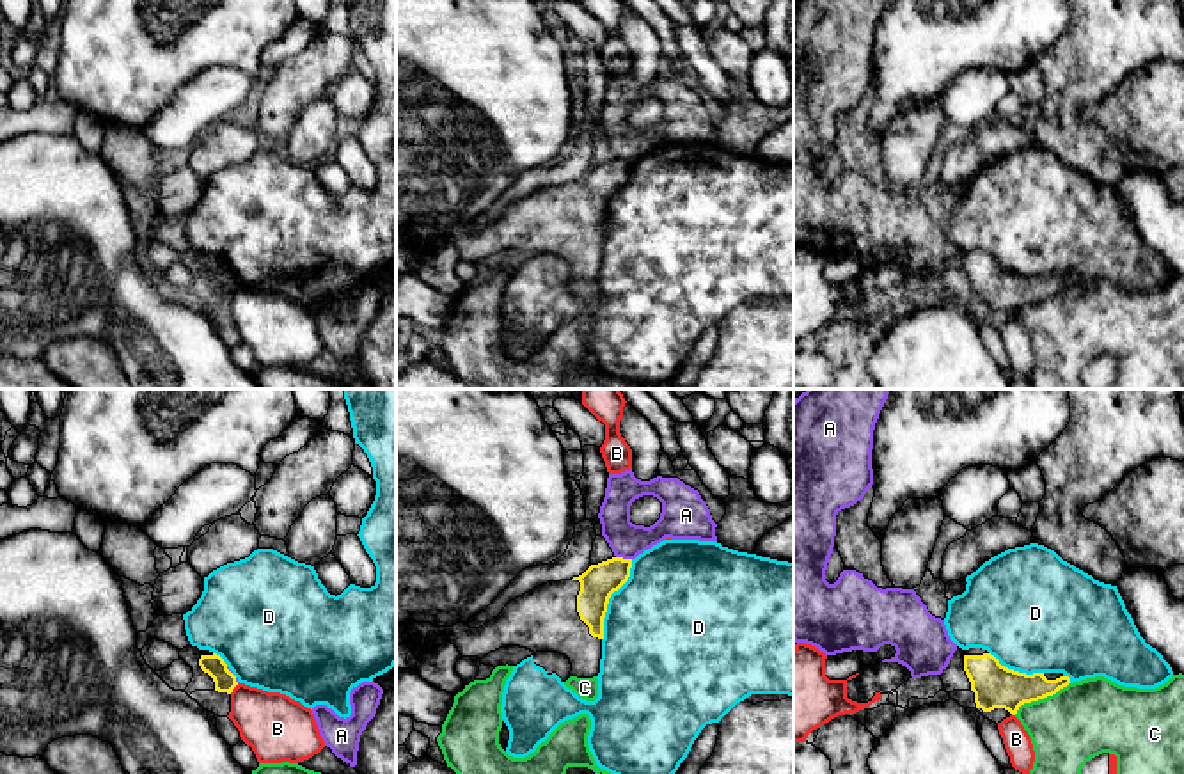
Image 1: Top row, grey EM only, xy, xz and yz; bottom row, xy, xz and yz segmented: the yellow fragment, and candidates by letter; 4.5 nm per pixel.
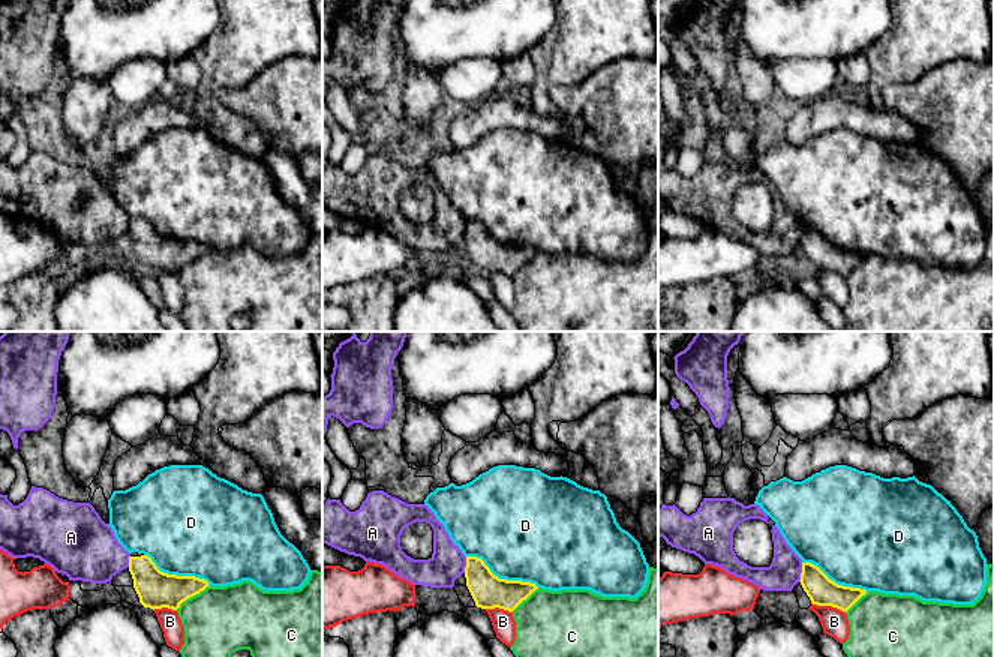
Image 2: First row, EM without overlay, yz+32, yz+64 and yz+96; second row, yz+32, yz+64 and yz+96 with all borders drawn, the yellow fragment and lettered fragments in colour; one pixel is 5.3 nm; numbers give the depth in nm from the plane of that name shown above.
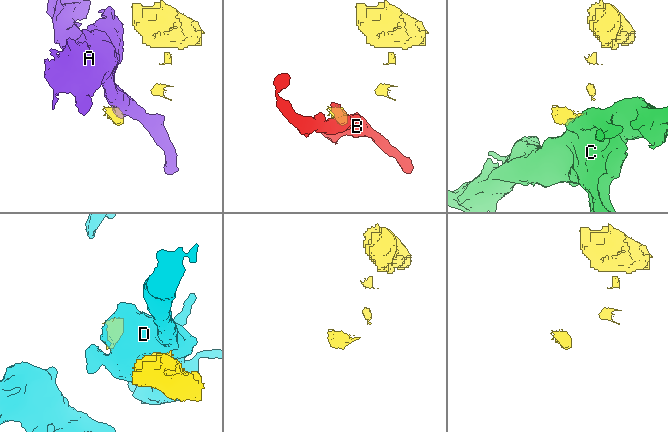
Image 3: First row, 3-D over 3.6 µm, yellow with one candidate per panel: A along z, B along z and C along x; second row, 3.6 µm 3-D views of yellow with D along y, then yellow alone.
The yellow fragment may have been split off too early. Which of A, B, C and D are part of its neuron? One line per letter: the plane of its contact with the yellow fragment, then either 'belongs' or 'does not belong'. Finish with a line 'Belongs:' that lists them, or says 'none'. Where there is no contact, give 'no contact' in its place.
A: xz | does not belong
B: xy | does not belong
C: yz | does not belong
D: xz | does not belong
Belongs: none

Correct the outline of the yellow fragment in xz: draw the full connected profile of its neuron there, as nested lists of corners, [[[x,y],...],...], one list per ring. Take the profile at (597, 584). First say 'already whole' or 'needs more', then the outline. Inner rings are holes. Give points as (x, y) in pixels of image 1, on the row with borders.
already whole; [[[612,557],[591,565],[582,575],[572,579],[580,582],[577,612],[589,627],[593,637],[604,639],[604,618],[609,598],[628,580],[630,568],[632,559]]]

